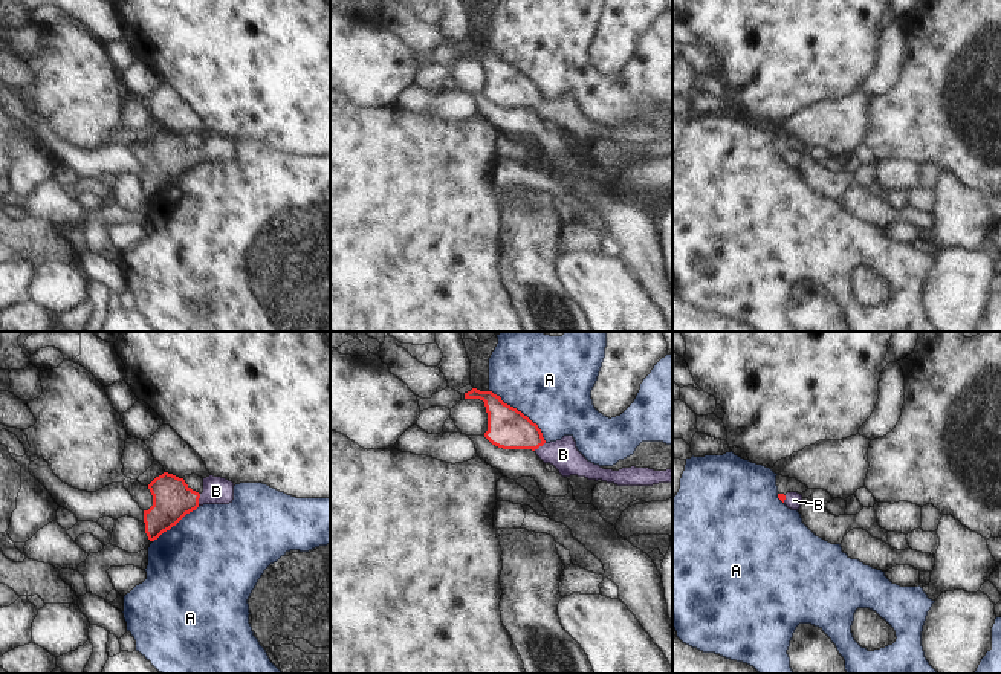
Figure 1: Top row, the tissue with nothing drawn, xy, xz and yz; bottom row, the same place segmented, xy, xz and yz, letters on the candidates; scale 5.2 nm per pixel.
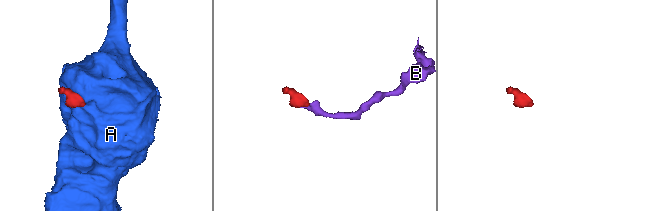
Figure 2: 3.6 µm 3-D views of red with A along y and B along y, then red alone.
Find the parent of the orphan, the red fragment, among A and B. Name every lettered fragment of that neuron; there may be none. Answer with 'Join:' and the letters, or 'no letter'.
Join: B

